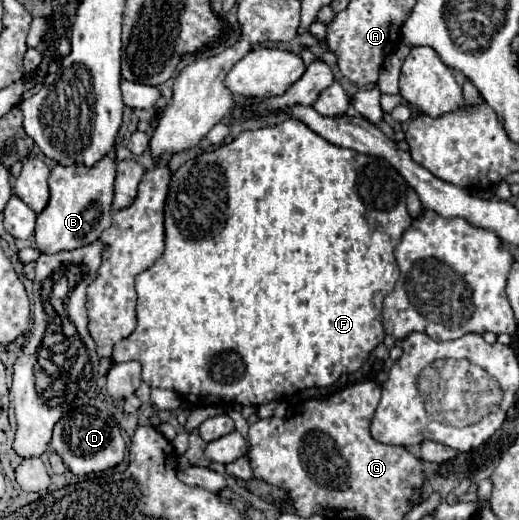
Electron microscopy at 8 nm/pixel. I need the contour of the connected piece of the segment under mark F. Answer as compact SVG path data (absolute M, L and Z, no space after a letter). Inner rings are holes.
M284 120L270 128L242 132L234 142L188 160L174 172L166 198L166 250L150 268L136 276L136 328L114 346L112 360L138 360L142 364L142 380L148 386L174 390L194 406L230 402L262 406L286 400L312 386L332 386L342 374L358 372L384 340L382 302L398 280L394 246L412 222L406 212L406 188L406 180L384 158L364 156L360 152L334 146L300 120Z

